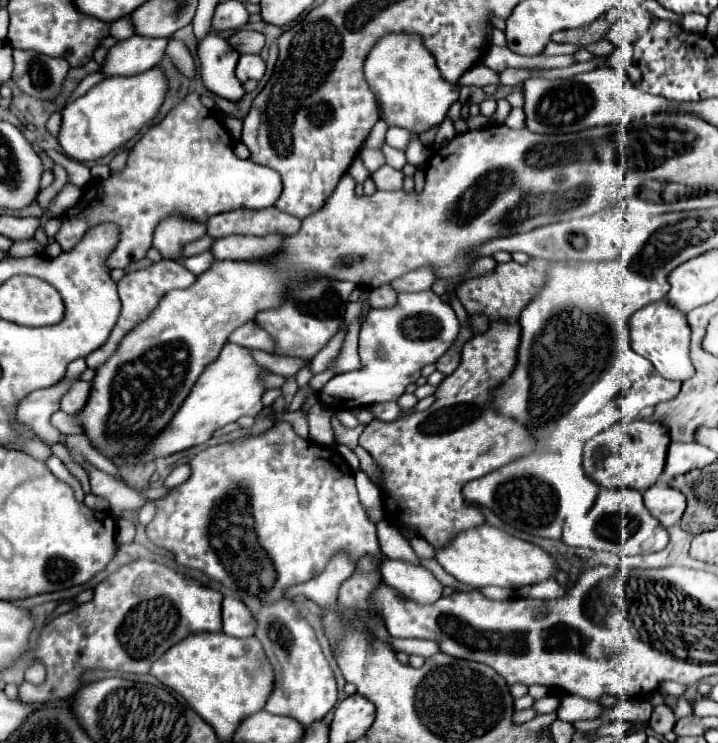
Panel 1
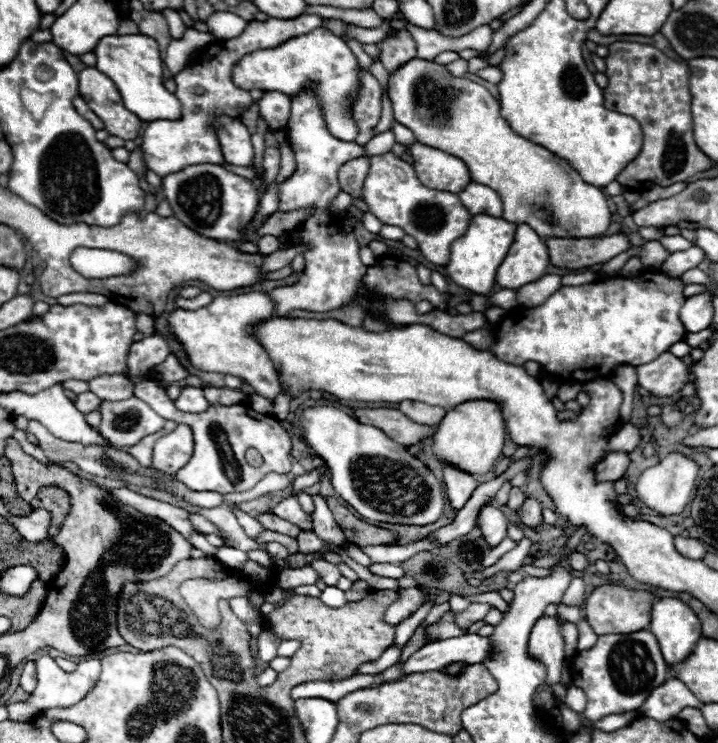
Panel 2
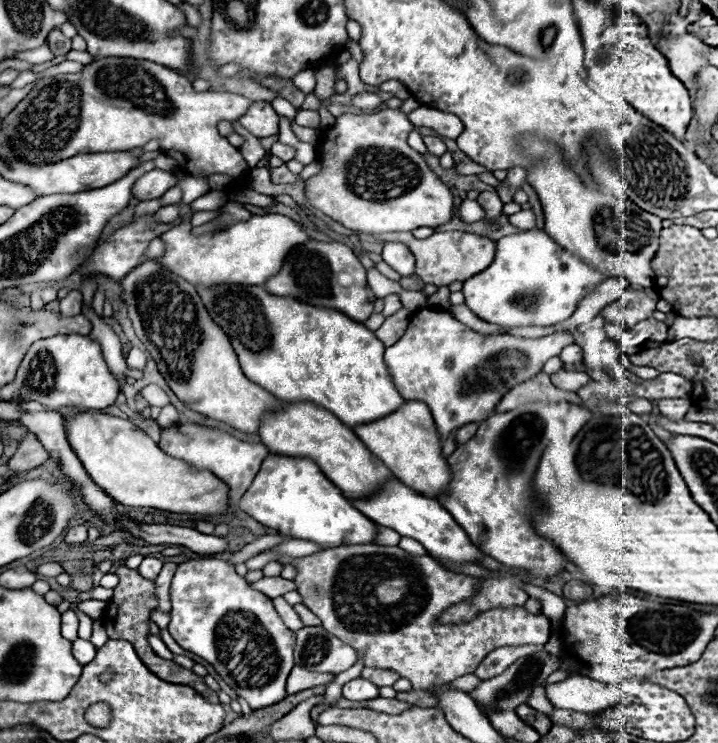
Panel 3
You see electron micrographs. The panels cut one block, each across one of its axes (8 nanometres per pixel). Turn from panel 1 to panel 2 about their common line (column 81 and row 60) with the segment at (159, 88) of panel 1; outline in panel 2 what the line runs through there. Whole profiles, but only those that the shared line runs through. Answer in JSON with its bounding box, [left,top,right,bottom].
[96,34,182,122]

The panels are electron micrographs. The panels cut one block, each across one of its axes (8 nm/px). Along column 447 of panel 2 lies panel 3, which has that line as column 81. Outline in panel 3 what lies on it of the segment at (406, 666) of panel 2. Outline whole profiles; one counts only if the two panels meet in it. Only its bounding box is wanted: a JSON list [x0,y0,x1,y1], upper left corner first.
[72,640,96,666]

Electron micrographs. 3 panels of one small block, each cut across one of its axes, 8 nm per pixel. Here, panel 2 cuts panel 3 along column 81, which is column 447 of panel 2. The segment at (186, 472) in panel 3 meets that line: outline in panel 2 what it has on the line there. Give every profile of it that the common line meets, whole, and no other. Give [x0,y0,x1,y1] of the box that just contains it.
[434,400,506,474]

